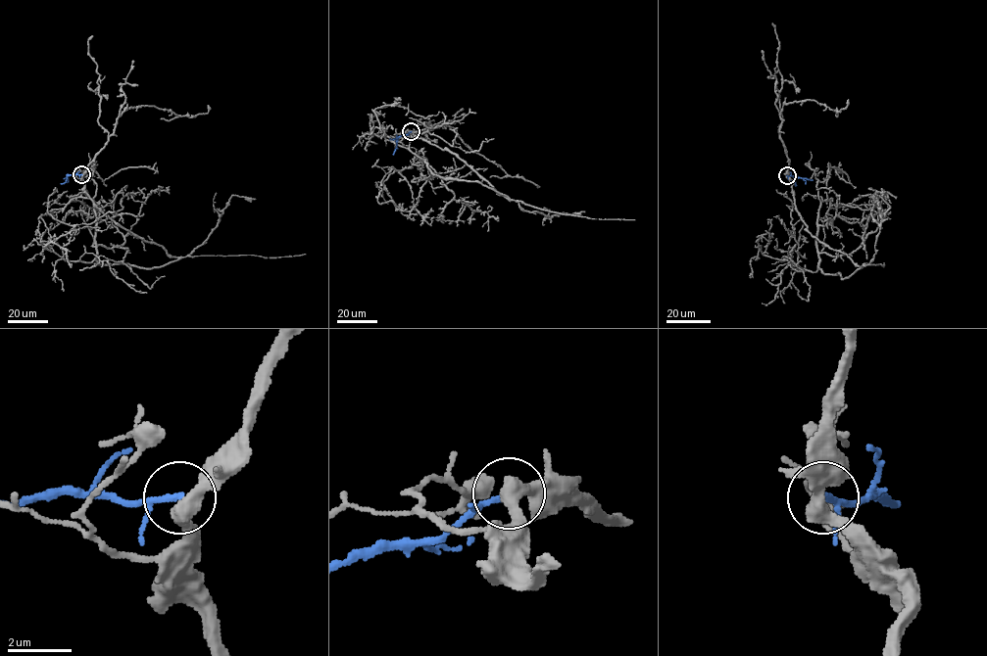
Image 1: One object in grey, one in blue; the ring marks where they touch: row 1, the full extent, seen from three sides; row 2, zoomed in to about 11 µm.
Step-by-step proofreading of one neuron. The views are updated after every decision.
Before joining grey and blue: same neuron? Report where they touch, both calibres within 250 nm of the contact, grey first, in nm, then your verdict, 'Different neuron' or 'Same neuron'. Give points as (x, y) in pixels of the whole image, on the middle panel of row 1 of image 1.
Place: (411, 131). Thickness 480 nm (grey) against 130 nm. Different neuron

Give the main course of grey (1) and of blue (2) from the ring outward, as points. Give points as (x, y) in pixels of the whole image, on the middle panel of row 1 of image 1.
1: (412, 131), (456, 155), (508, 198), (478, 181), (440, 177), (424, 158), (418, 167), (433, 188), (486, 169)
2: (412, 131), (397, 138), (393, 155)

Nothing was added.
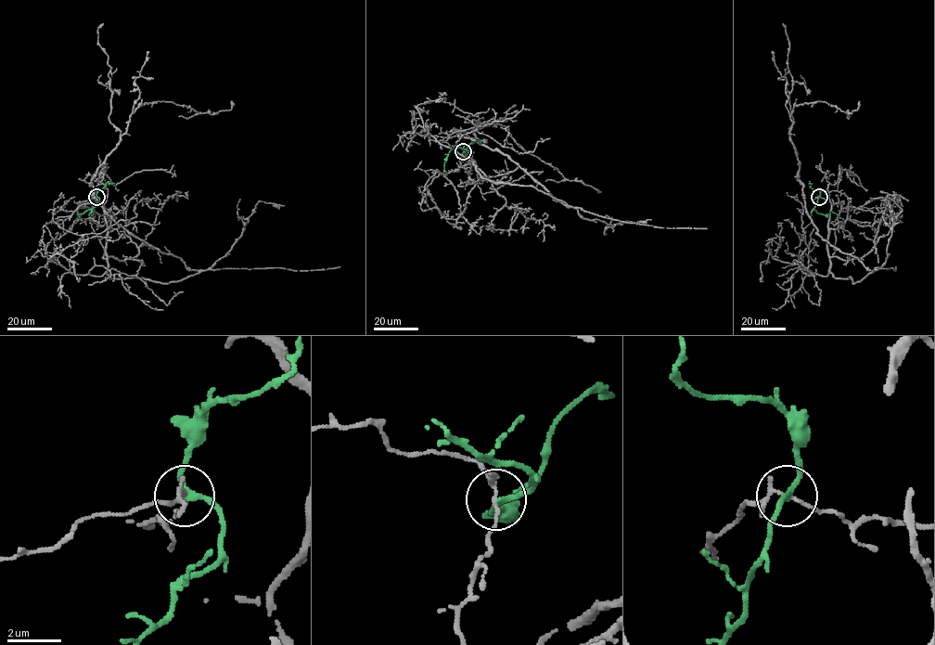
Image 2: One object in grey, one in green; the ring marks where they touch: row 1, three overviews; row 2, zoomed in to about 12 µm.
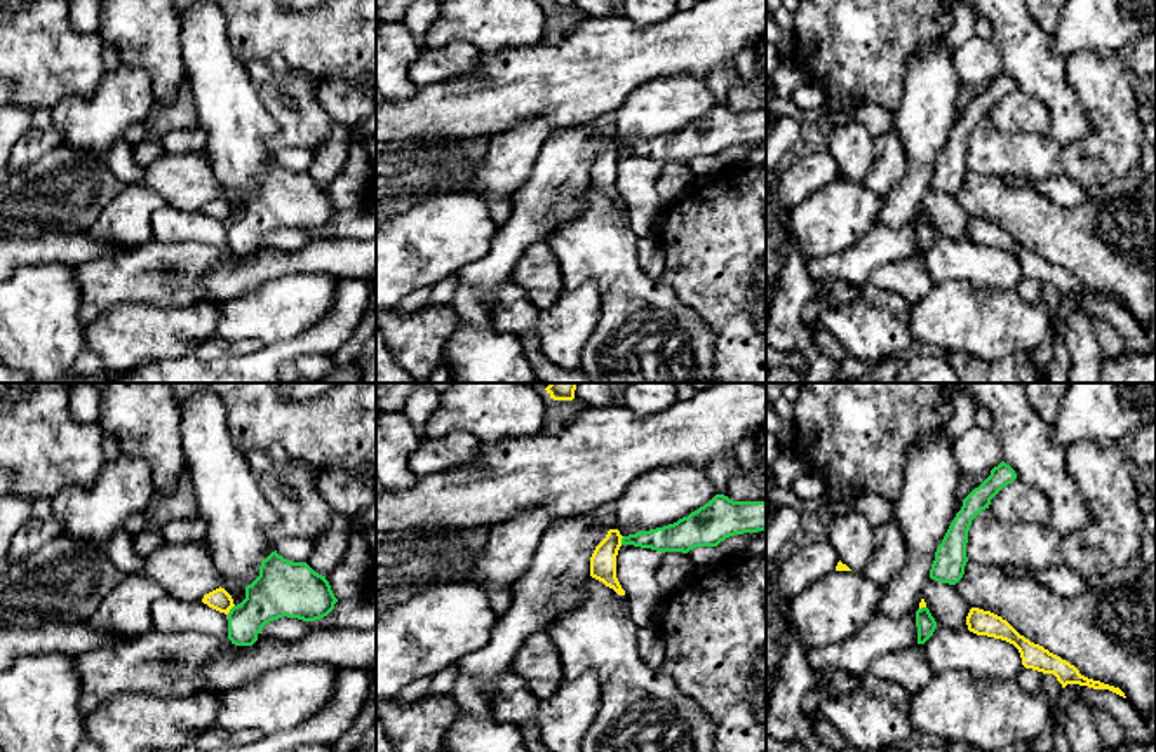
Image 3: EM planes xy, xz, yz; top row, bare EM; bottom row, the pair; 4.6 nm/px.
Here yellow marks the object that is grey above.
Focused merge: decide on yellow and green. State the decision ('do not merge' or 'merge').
do not merge

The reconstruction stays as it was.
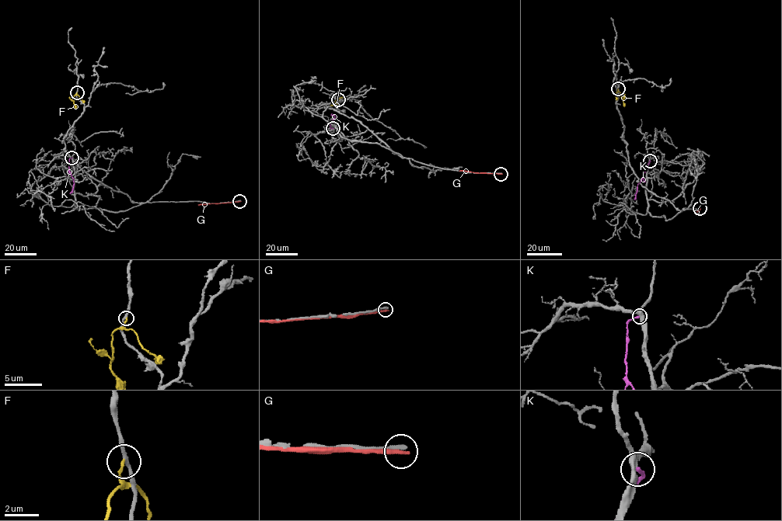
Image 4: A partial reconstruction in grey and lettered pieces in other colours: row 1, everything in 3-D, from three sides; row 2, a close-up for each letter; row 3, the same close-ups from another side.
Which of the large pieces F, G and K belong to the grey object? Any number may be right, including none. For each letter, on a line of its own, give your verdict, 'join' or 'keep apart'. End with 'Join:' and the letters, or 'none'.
F: keep apart
G: keep apart
K: keep apart
Join: none

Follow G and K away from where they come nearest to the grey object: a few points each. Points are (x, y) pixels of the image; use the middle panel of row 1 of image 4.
G: (501, 173), (459, 171)
K: (333, 128), (330, 127), (330, 123), (335, 116), (332, 114)

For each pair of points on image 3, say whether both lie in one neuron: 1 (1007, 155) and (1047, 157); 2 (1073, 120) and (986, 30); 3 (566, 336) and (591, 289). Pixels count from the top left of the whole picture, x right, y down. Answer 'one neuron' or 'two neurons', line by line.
1: one neuron
2: two neurons
3: one neuron

